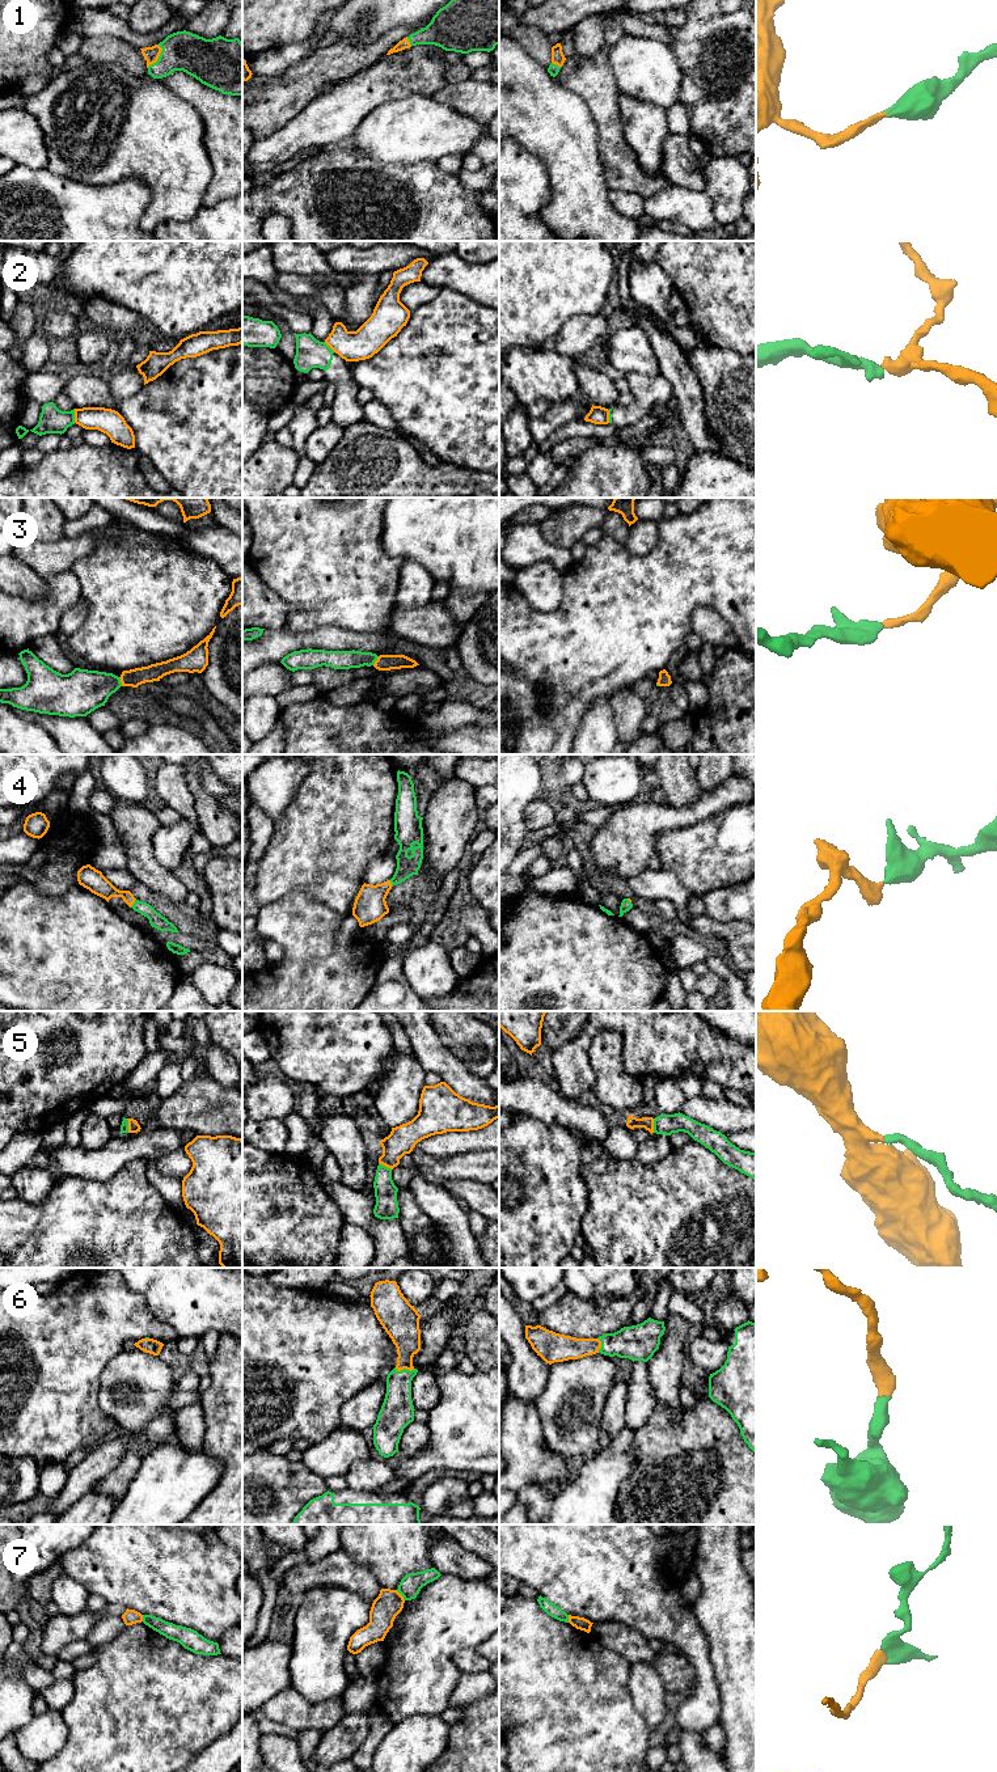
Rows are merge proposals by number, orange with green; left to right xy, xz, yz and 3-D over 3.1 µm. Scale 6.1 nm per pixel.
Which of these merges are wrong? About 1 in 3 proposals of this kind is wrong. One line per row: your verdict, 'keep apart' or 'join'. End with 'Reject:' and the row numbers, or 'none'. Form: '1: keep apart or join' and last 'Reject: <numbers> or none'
1: join
2: keep apart
3: join
4: join
5: join
6: join
7: keep apart
Reject: 2, 7

